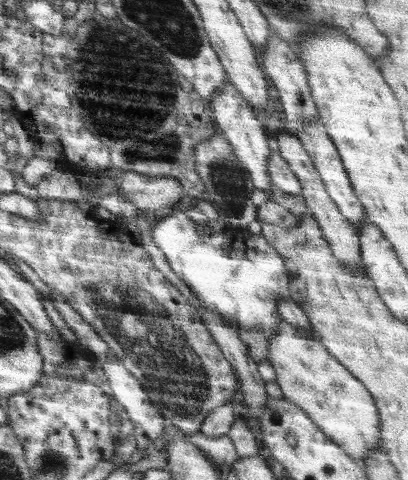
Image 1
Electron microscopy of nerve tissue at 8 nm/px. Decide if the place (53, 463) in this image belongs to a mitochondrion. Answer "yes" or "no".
yes

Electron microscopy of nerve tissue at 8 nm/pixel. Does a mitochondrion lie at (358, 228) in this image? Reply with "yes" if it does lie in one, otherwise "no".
no

